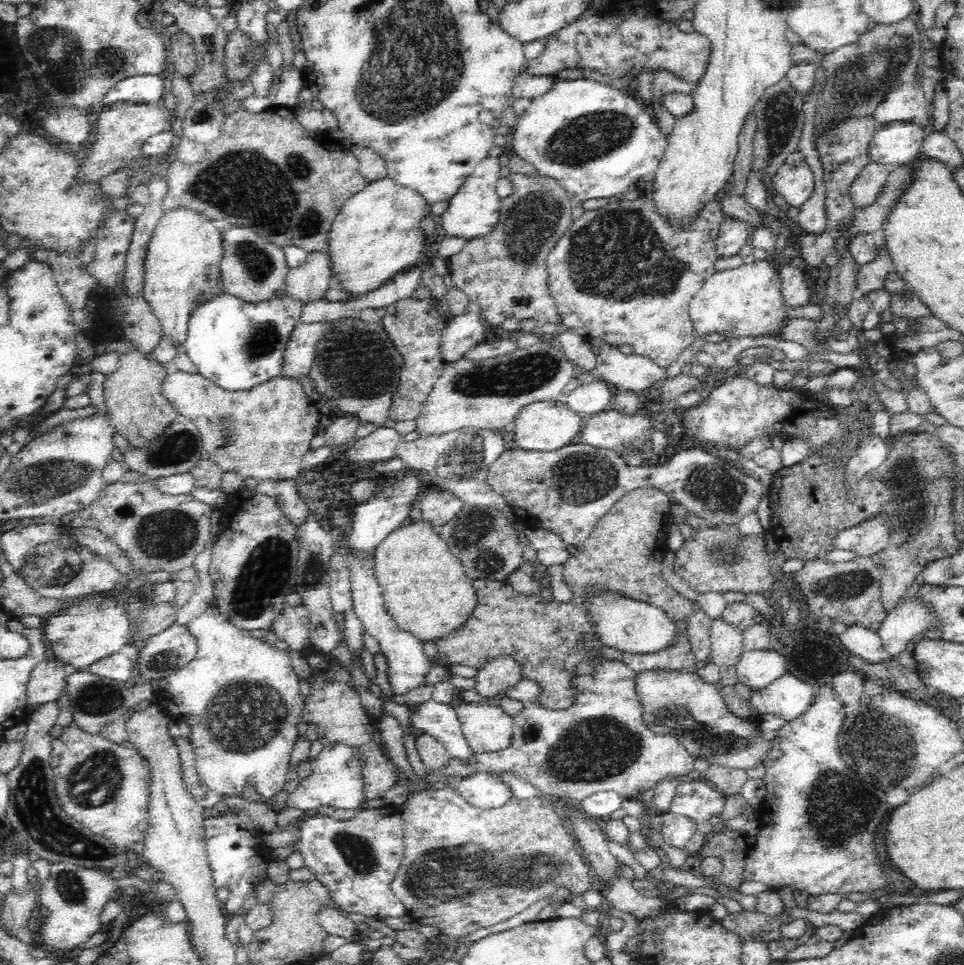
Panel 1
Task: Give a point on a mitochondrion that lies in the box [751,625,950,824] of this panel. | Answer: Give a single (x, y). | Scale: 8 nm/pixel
(887, 748)

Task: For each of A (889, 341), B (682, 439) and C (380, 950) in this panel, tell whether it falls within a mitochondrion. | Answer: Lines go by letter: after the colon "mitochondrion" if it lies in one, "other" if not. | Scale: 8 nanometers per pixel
A: other
B: other
C: other

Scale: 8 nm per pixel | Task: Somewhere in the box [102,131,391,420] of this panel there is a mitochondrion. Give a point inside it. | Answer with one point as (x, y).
(240, 183)

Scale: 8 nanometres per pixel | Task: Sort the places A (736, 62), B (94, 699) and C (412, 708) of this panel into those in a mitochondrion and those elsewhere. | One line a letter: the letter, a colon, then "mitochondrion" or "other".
A: other
B: mitochondrion
C: other

